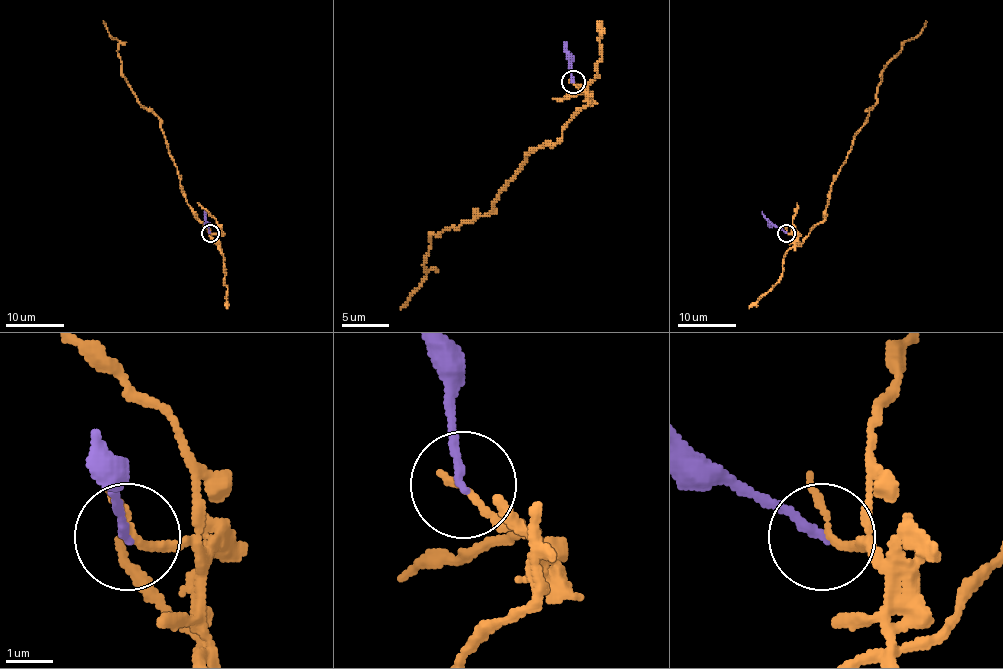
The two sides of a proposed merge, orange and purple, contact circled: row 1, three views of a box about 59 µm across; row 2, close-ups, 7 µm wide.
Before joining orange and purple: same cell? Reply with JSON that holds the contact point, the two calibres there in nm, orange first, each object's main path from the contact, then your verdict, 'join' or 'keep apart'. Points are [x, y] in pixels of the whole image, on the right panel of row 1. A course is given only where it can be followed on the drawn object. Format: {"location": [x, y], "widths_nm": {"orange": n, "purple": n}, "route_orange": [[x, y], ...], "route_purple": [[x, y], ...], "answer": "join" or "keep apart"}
{"location": [786, 233], "widths_nm": {"orange": 130, "purple": 170}, "route_orange": [[786, 233], [801, 243], [824, 218], [833, 178], [876, 103], [882, 69], [920, 33], [925, 20]], "route_purple": [[786, 233], [771, 223], [762, 211]], "answer": "keep apart"}

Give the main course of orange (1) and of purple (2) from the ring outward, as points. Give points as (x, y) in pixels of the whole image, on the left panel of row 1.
1: (210, 233), (219, 236), (217, 243), (187, 202), (158, 117), (139, 103), (128, 82), (119, 42), (103, 20)
2: (210, 233), (204, 211)

